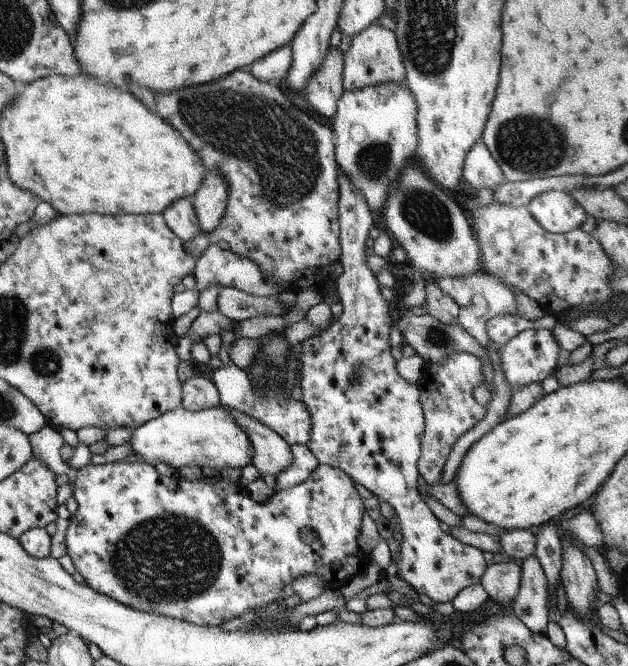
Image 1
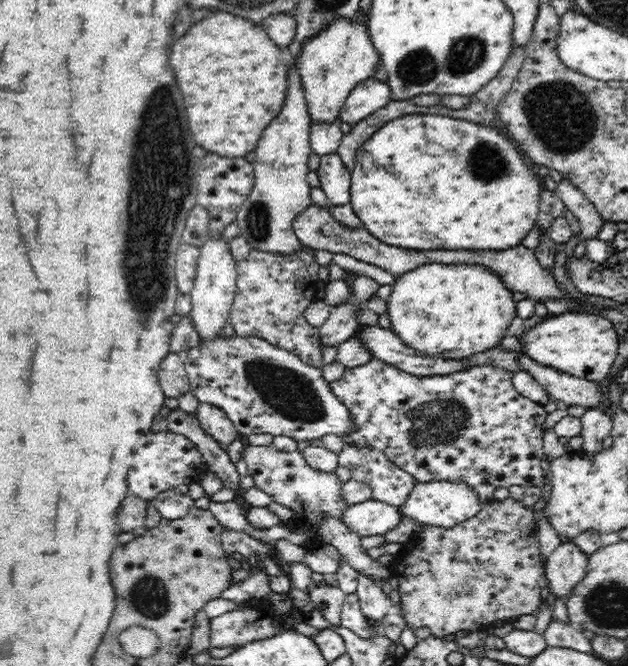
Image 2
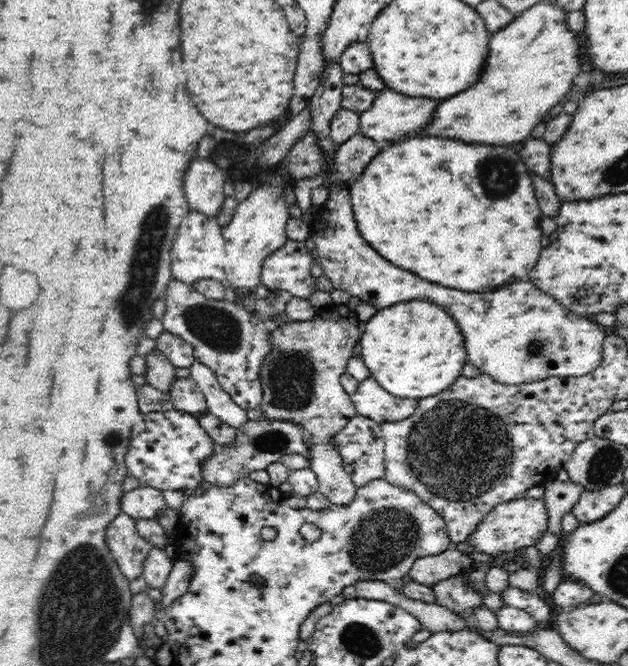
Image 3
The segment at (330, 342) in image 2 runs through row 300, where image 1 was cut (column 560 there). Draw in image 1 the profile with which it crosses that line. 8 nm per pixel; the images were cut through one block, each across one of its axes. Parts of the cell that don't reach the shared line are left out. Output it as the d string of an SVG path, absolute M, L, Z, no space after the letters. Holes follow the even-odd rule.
M525 329L499 346L500 369L513 389L529 383L540 383L554 372L561 354L561 349L550 330Z

